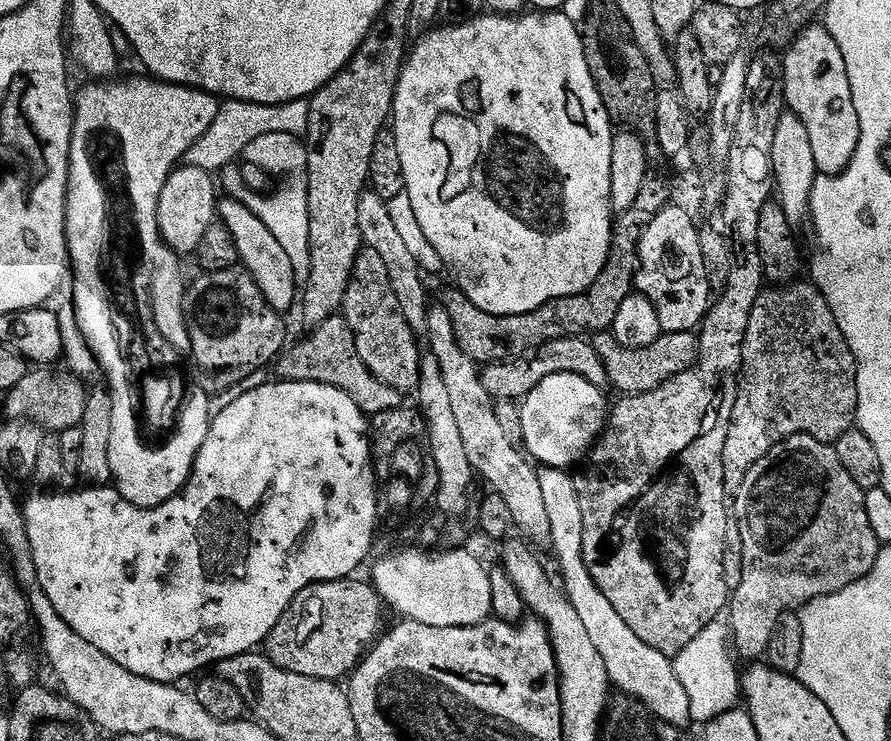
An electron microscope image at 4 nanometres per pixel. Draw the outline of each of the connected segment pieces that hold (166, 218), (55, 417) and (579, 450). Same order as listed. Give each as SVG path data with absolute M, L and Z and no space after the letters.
M185 163L177 167L170 174L162 194L158 198L158 226L160 233L177 254L195 253L196 248L202 242L202 234L210 230L210 226L218 216L218 184L213 173L196 168Z
M40 366L29 370L26 378L18 382L3 397L8 420L29 420L49 432L62 433L80 427L82 414L86 413L89 389L78 377L67 370L52 372L51 367Z
M575 378L574 382L545 382L534 386L530 394L520 404L522 418L523 447L527 455L537 465L545 468L571 469L571 464L579 465L592 451L593 444L600 439L610 415L610 404L604 401L605 393L598 386L586 382L586 378Z

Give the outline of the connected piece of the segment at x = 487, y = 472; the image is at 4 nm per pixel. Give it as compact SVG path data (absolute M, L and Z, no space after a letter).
M442 306L428 309L428 331L426 338L432 342L430 354L438 358L438 366L442 370L442 379L446 382L446 395L450 398L450 407L462 433L462 446L466 446L466 458L470 458L470 466L475 475L480 476L489 485L491 491L502 494L506 498L506 507L514 517L516 528L525 541L533 545L551 545L550 517L546 514L546 505L542 498L542 482L539 471L533 461L502 430L496 413L496 401L480 381L481 369L476 361L471 360L458 346L458 334L454 334L454 322L450 322L450 314Z

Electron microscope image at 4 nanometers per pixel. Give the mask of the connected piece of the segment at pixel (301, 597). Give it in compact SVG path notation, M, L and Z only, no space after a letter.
M357 578L328 580L324 584L312 584L302 590L294 598L294 602L278 618L278 626L270 630L266 641L266 654L274 666L282 666L282 670L290 670L294 674L306 674L306 678L319 680L343 681L351 677L360 665L360 661L368 655L373 644L381 635L380 623L384 620L385 605L371 583L364 584Z

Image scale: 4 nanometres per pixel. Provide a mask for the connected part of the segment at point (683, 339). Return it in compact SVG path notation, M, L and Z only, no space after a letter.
M611 331L598 332L594 337L598 358L606 366L609 385L620 394L649 392L685 372L696 363L698 336L696 332L665 332L645 348L627 348L616 341Z

